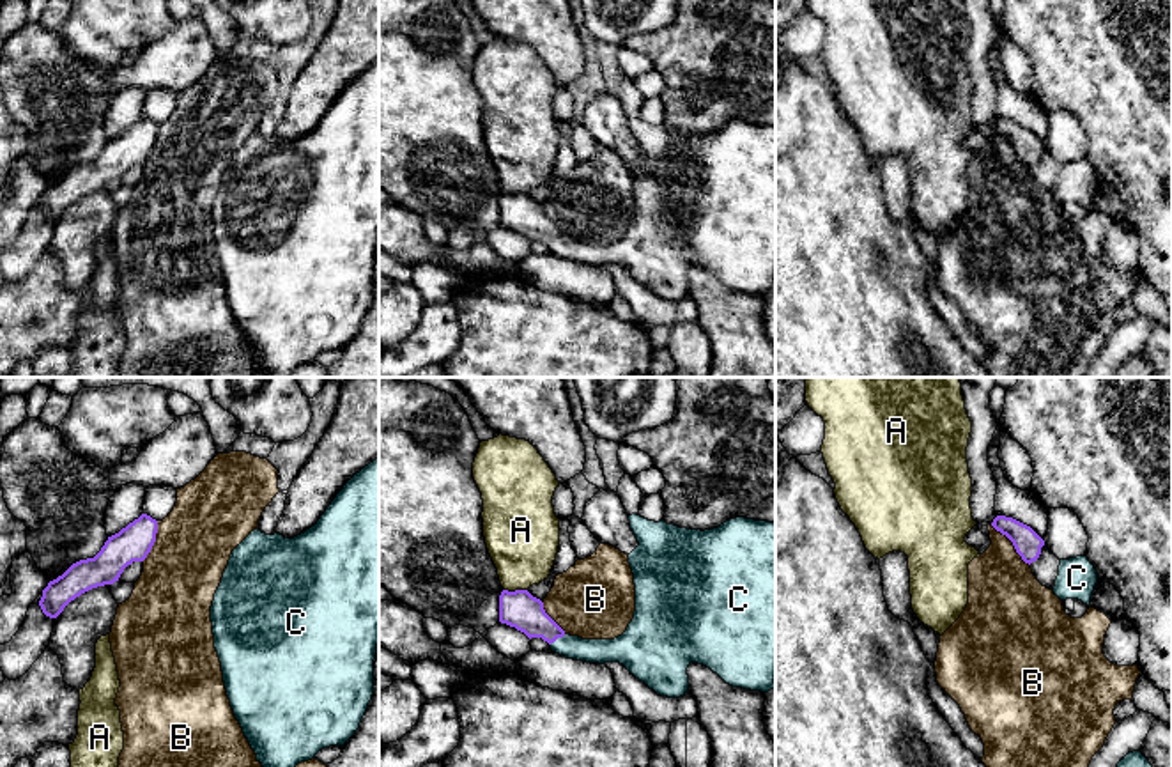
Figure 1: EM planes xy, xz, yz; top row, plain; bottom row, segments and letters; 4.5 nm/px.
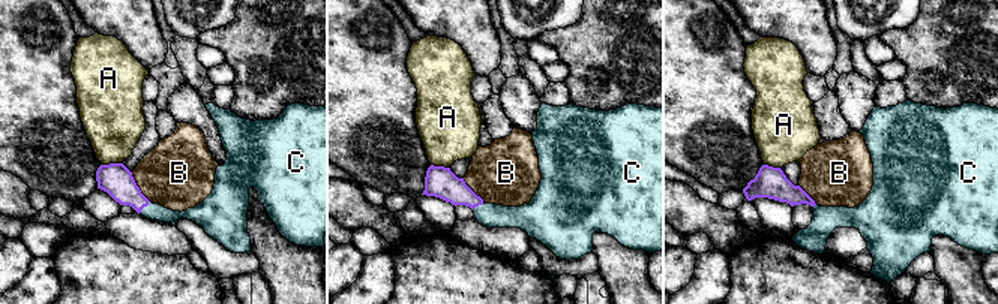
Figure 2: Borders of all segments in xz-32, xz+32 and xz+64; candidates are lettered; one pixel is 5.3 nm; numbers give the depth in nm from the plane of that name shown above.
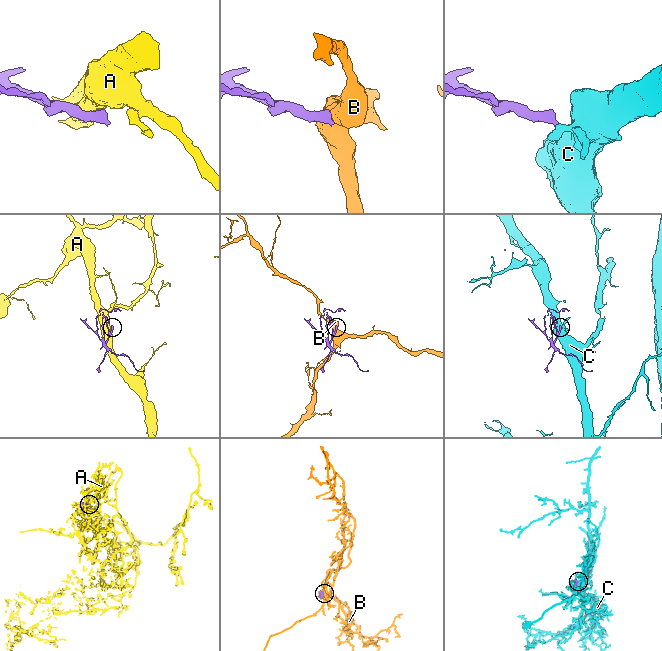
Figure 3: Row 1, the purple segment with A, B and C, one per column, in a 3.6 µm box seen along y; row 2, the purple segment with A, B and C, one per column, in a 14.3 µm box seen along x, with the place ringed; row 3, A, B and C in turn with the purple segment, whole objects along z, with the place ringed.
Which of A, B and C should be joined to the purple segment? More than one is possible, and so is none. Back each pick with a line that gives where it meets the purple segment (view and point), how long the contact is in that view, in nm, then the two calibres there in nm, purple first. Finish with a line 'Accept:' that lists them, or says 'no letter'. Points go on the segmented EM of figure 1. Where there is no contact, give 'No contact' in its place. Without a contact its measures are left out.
C: Touches purple at xz (556, 638). Shared border 90 nm. Thickness 170 nm (purple) against 110 nm
Accept: C

